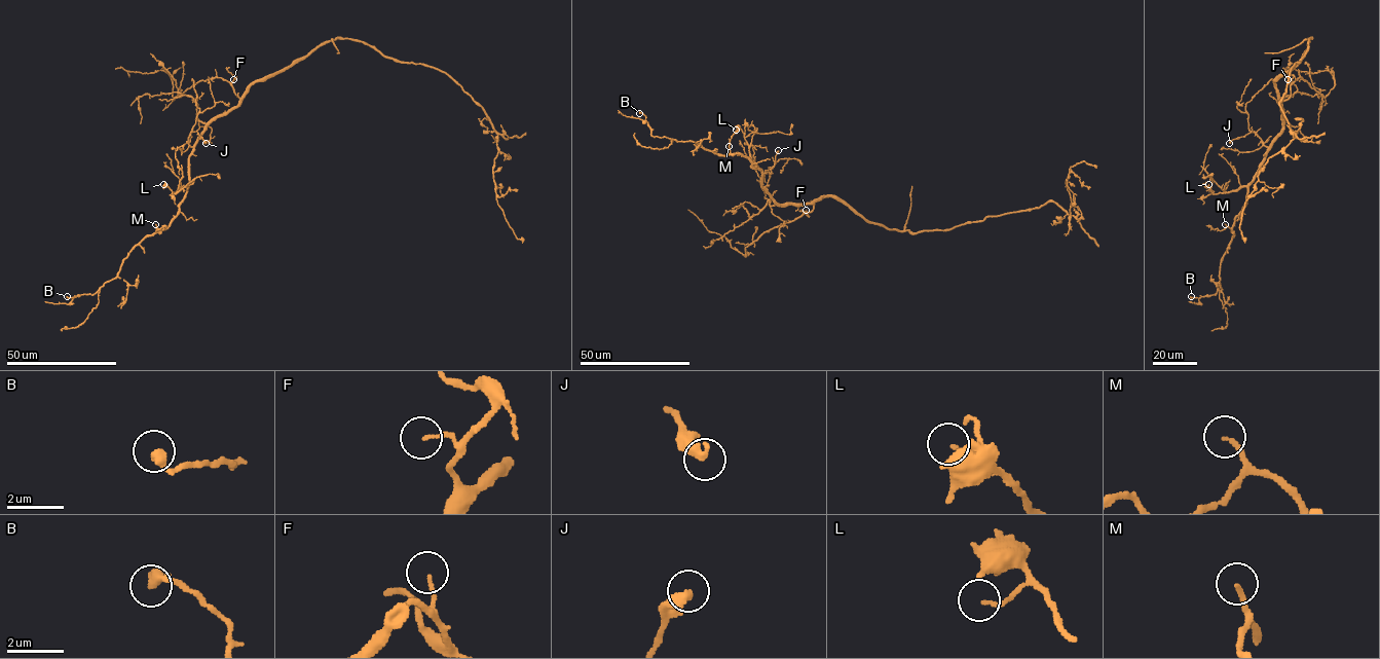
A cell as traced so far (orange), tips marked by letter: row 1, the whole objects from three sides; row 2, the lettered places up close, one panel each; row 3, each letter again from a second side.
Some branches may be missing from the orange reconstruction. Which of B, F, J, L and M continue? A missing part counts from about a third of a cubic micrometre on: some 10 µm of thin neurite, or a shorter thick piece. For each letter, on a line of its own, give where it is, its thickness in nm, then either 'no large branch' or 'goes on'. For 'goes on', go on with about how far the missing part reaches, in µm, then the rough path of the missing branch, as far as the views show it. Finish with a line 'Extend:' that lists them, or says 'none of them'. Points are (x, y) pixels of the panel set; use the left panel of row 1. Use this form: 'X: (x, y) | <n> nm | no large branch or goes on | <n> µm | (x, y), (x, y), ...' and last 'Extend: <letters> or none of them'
B: (67, 296) | 360 nm | no large branch
F: (233, 79) | 110 nm | no large branch
J: (206, 143) | 320 nm | no large branch
L: (163, 184) | 100 nm | no large branch
M: (155, 224) | 160 nm | no large branch
Extend: none of them

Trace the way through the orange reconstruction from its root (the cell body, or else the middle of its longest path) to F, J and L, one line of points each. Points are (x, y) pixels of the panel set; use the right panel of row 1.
F: (1295, 66), (1275, 80), (1276, 93), (1282, 100), (1291, 94), (1291, 79), (1288, 79)
J: (1295, 66), (1275, 80), (1282, 108), (1282, 130), (1275, 140), (1267, 147), (1251, 132), (1229, 143)
L: (1295, 66), (1275, 80), (1282, 108), (1282, 130), (1253, 179), (1234, 190), (1217, 193), (1207, 186), (1208, 184)

